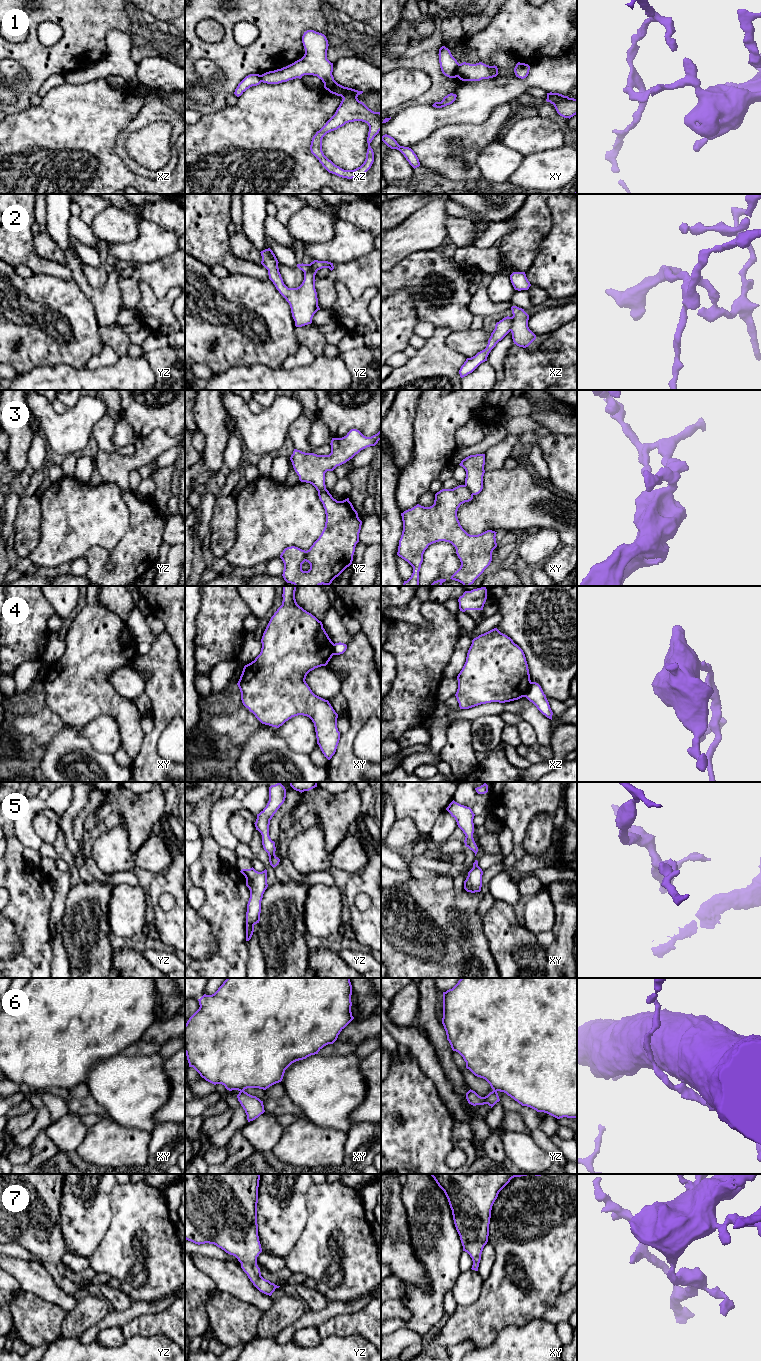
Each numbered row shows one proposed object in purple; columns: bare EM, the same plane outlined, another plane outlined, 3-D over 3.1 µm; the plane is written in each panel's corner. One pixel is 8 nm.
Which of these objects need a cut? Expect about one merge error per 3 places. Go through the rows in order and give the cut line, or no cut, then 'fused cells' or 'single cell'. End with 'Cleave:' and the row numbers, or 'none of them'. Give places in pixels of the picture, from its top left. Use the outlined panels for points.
1: cut in xy along (459, 64), (456, 76); fused cells
2: cut in yz along (317, 269), (307, 269), (304, 272); fused cells
3: cut in xy along (465, 484), (473, 494); fused cells
4: cut in xz along (531, 682), (524, 696); fused cells
5: no cut; single cell
6: cut in xy along (240, 1090), (243, 1091); fused cells
7: no cut; single cell
Cleave: 1, 2, 3, 4, 6

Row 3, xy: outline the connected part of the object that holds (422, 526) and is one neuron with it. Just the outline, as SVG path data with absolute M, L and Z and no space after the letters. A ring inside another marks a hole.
M459 485L453 489L442 489L435 494L434 504L424 507L419 504L401 513L403 531L399 540L397 555L413 567L411 577L404 581L403 586L420 586L419 571L423 562L423 554L429 545L445 541L451 543L460 559L460 568L450 579L458 581L463 586L470 586L484 572L492 561L492 552L497 547L496 533L487 530L478 535L468 534L460 525L457 511L461 504L473 499L473 494L466 485Z

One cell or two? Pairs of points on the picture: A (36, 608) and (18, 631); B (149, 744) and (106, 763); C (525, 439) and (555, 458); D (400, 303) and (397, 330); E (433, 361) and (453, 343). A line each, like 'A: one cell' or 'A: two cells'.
A: one cell
B: two cells
C: one cell
D: one cell
E: two cells

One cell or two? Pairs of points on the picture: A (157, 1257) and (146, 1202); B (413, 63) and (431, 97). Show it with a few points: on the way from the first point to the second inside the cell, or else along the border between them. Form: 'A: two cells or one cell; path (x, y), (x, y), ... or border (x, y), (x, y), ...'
A: one cell; path (150, 1243), (150, 1237), (146, 1228), (146, 1216)
B: one cell; path (424, 65), (435, 76), (435, 86)

